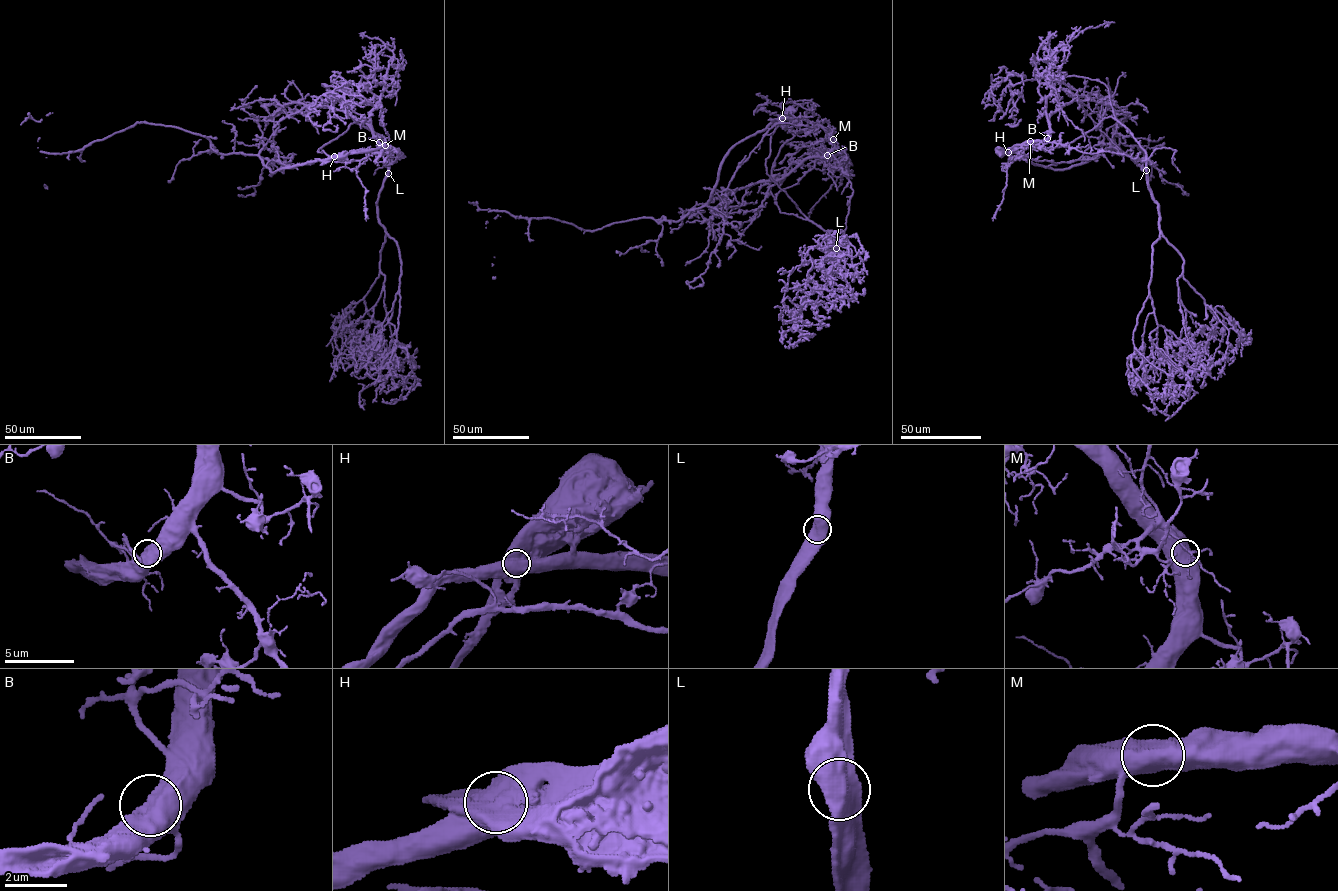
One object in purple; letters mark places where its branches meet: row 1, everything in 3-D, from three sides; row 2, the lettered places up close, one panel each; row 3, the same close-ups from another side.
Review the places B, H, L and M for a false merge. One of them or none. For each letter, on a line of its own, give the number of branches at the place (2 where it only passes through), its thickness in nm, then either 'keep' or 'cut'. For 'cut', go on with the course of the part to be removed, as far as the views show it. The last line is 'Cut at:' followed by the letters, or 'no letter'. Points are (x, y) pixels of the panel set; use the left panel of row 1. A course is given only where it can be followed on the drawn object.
B: branches 1; calibre 950 nm; keep
H: branches 1; calibre 1200 nm; cut; course (334, 156), (317, 151), (357, 122), (388, 157), (379, 270), (406, 356), (363, 399)
L: branches 2; calibre 700 nm; keep
M: branches 1; calibre 950 nm; keep
Cut at: H

